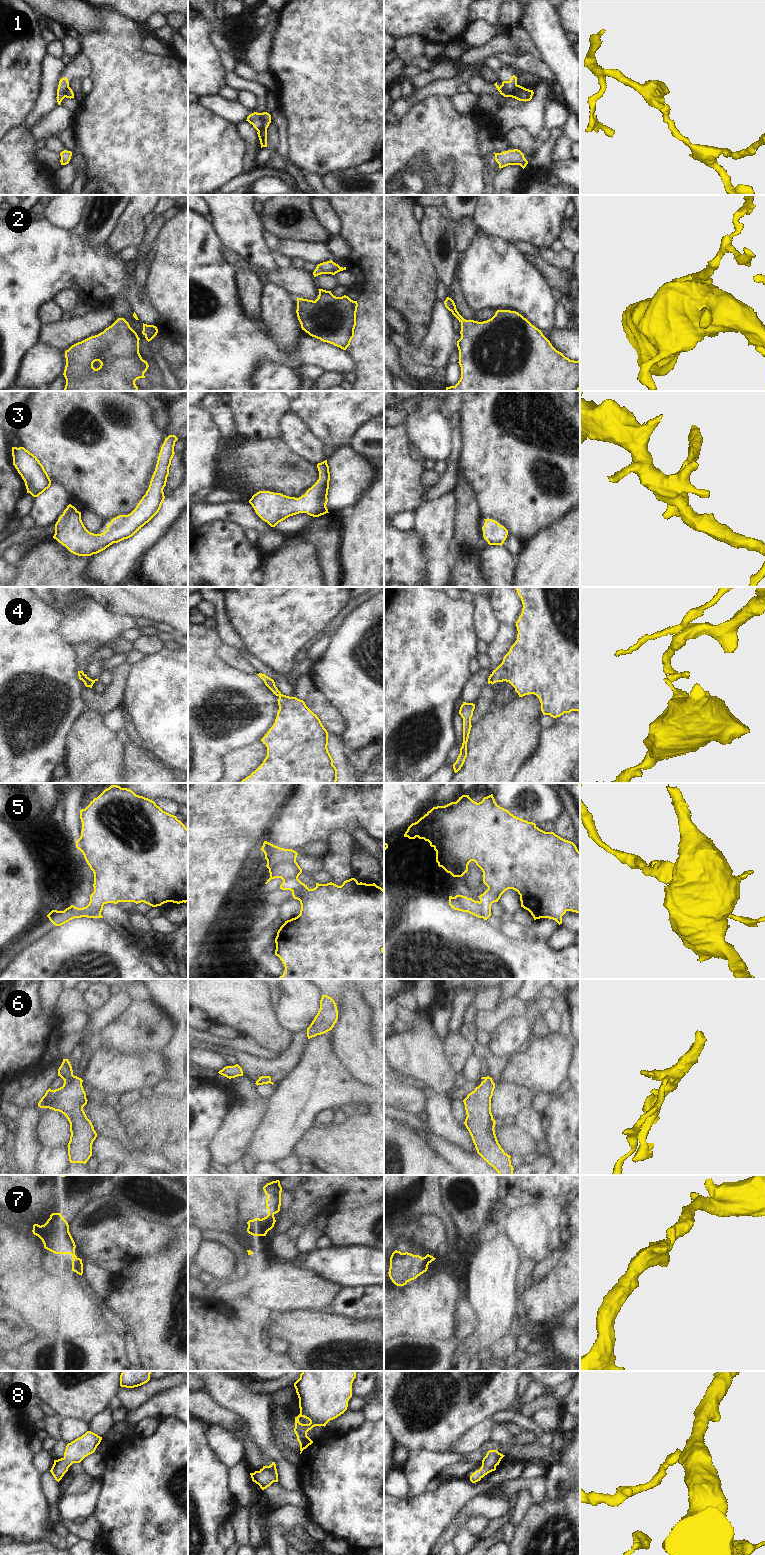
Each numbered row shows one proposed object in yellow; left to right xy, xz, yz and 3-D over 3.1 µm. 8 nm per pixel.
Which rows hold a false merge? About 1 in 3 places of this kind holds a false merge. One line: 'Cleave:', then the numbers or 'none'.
Cleave: 1, 4, 5, 6

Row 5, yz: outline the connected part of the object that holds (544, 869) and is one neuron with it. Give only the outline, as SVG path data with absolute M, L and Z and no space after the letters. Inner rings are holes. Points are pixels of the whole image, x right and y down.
M493 794L479 803L469 795L462 795L456 802L433 807L408 827L404 837L428 841L436 851L438 866L453 877L462 877L469 863L476 863L488 887L478 896L484 920L491 916L491 905L508 889L518 892L521 907L528 910L534 920L549 918L560 925L567 911L580 914L580 852L576 845L514 816L495 802Z

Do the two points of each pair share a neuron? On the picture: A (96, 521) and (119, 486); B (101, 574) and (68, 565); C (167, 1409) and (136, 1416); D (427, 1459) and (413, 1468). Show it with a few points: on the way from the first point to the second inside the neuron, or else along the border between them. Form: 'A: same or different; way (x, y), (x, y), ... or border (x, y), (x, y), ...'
A: different; border (84, 507), (97, 514), (107, 524)
B: different; border (97, 554), (92, 559), (86, 576)
C: same; way (159, 1409), (144, 1410)
D: same; way (424, 1462), (416, 1468)

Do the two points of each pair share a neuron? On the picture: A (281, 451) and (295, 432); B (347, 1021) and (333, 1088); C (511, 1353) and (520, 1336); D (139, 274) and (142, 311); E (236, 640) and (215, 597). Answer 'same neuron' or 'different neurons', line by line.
A: different neurons
B: different neurons
C: same neuron
D: different neurons
E: same neuron

